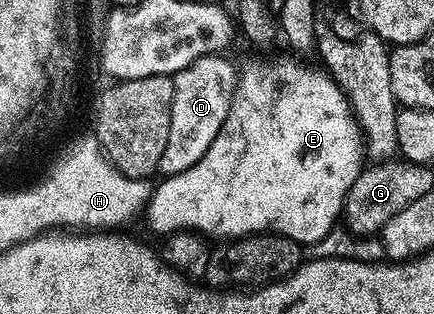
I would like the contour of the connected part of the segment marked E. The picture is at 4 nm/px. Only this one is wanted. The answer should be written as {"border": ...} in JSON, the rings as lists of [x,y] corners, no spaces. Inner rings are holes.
{"border":[[[250,66],[246,71],[244,69],[241,71],[234,103],[230,106],[228,116],[224,120],[216,140],[212,140],[208,152],[204,152],[204,156],[200,156],[200,160],[196,160],[196,164],[192,164],[192,168],[179,174],[163,177],[162,183],[153,187],[150,200],[146,203],[144,218],[150,221],[150,226],[156,233],[164,234],[163,236],[170,236],[175,232],[193,232],[195,235],[205,236],[207,239],[237,240],[272,234],[290,238],[299,244],[307,244],[306,242],[318,244],[326,234],[335,229],[337,222],[334,221],[339,221],[348,192],[363,169],[364,143],[362,134],[350,113],[350,103],[346,101],[345,94],[334,83],[333,78],[329,76],[321,78],[320,75],[312,74],[300,66]]]}

